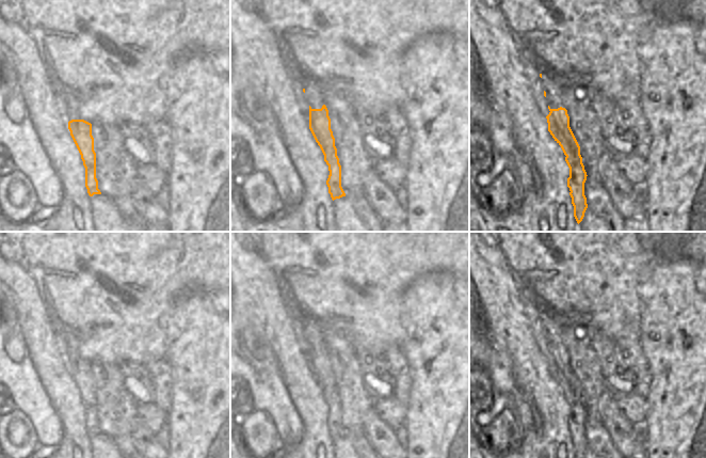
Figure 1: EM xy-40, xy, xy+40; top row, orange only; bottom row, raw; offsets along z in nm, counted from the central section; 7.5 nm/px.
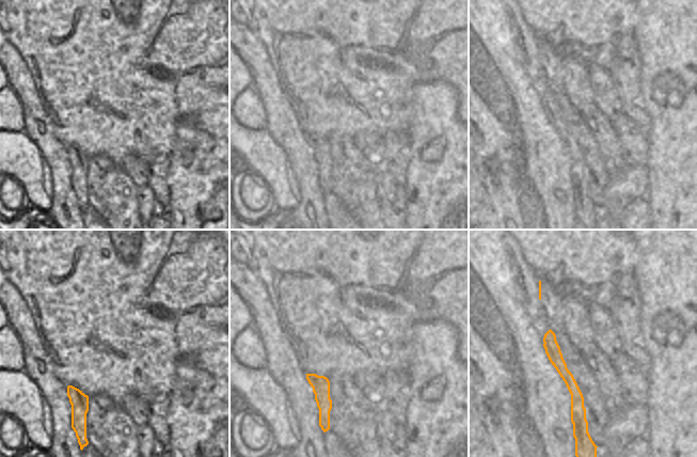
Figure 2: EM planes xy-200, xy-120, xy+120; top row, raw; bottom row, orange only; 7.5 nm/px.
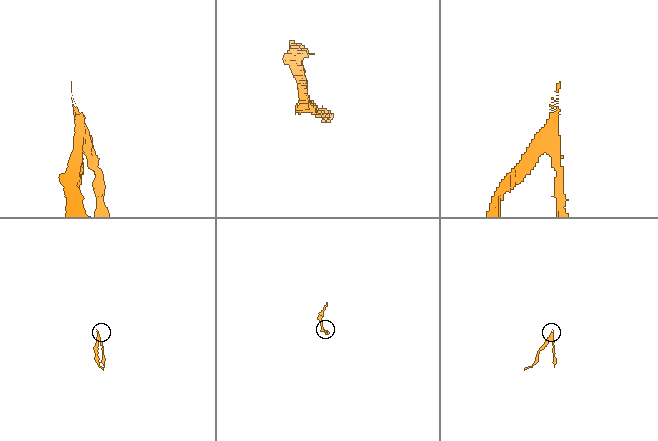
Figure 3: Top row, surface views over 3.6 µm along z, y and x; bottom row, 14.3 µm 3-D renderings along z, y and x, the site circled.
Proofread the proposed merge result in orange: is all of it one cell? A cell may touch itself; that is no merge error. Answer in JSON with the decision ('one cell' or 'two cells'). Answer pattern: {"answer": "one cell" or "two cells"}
{"answer": "two cells"}

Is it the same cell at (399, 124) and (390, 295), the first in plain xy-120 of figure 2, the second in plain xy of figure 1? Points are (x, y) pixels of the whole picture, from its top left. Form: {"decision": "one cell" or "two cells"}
{"decision": "one cell"}

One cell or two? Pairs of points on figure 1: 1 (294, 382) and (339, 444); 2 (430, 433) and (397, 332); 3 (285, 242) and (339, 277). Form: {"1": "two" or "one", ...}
{"1": "two", "2": "two", "3": "one"}

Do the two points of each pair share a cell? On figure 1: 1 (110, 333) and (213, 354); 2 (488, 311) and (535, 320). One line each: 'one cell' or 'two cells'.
1: two cells
2: two cells

